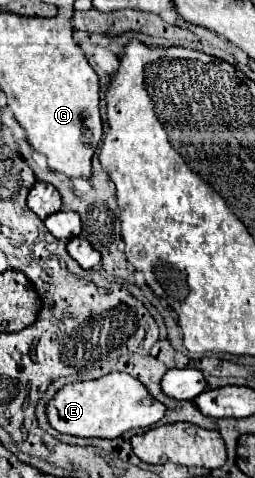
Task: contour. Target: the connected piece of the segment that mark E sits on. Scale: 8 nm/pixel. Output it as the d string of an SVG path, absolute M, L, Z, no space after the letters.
M108 373L94 381L70 383L62 387L46 405L48 421L56 431L102 439L116 439L130 429L156 425L166 415L166 411L168 407L150 397L148 389L128 373Z

